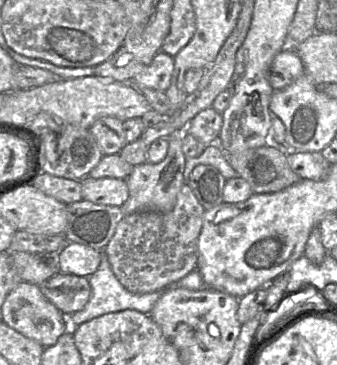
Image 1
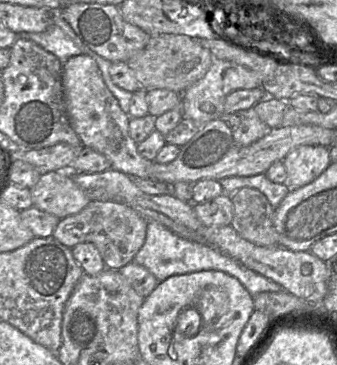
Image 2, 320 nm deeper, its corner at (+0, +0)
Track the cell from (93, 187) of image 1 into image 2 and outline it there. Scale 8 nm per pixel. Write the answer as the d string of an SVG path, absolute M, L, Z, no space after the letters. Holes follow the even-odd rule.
M51 171L40 176L38 183L32 187L33 206L63 219L79 213L91 200L85 192L73 181L69 171Z

